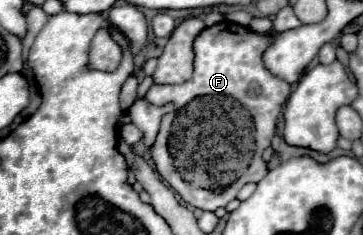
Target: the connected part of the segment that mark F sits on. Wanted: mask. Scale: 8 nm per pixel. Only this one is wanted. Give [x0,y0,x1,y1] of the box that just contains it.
[146,21,292,211]

